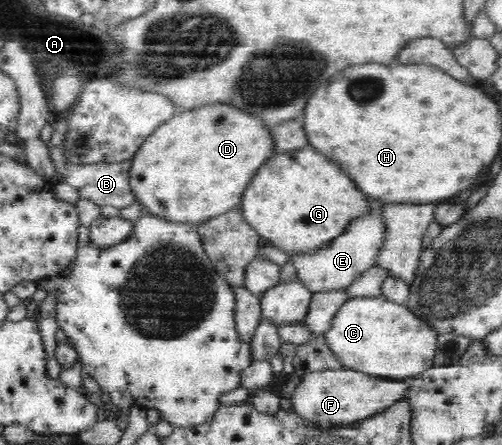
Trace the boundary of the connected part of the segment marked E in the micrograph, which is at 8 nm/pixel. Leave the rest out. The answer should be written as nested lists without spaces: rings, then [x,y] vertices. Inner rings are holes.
[[[374,203],[371,215],[362,220],[353,221],[345,233],[334,239],[326,248],[310,253],[289,255],[292,267],[296,269],[296,279],[314,293],[328,293],[347,288],[368,268],[373,267],[375,255],[382,245],[383,222],[380,207]]]

